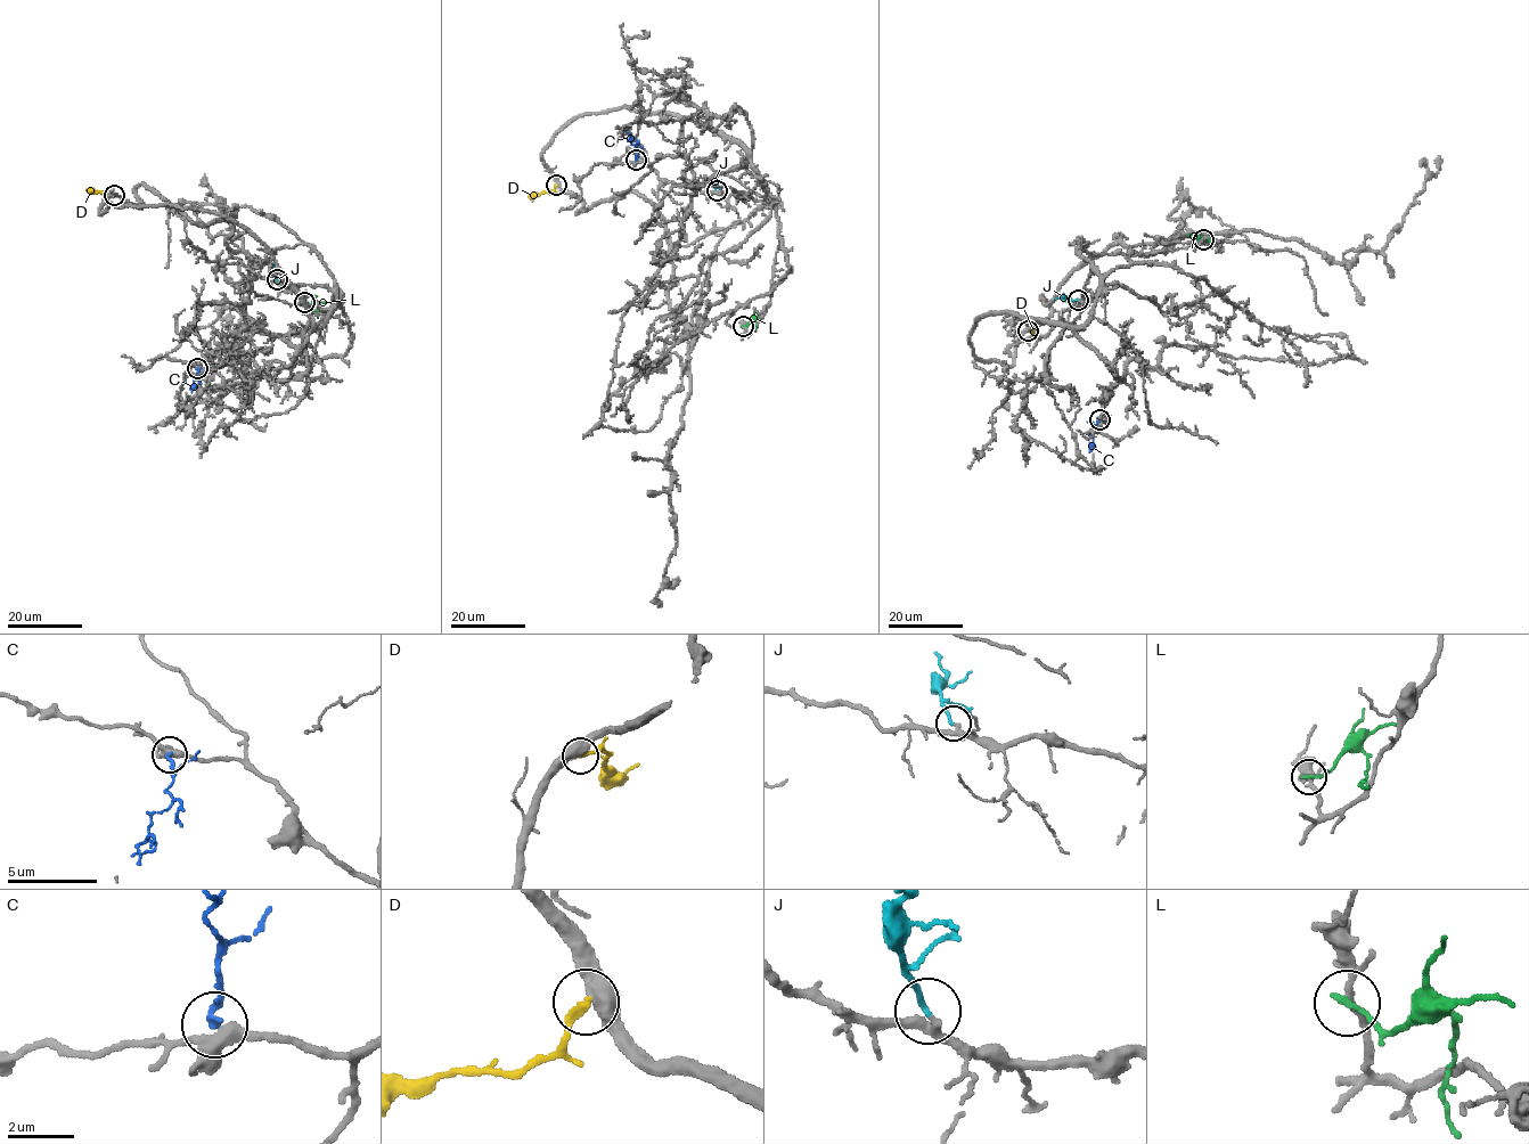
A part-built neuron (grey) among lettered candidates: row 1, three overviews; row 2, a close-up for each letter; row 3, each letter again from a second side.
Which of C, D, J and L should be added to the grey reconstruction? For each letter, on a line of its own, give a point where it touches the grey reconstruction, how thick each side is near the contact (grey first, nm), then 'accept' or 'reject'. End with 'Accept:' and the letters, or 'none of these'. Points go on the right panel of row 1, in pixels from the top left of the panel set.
C: meets grey at (1100, 419); 340 nm thick on the grey side, 200 nm on the other; accept
D: meets grey at (1028, 331); 550 nm thick on the grey side, 240 nm on the other; reject
J: meets grey at (1078, 300); 190 nm thick on the grey side, 160 nm on the other; accept
L: meets grey at (1203, 239); 170 nm thick on the grey side, 200 nm on the other; reject
Accept: C, J

